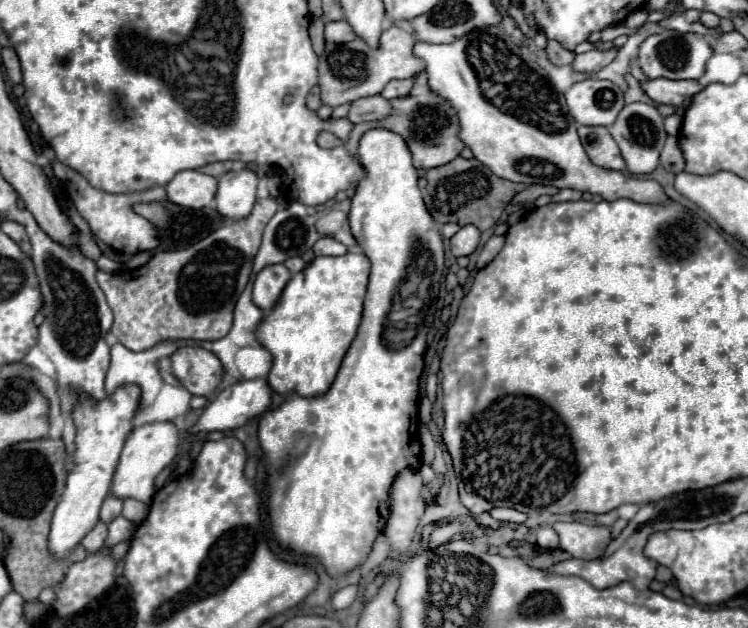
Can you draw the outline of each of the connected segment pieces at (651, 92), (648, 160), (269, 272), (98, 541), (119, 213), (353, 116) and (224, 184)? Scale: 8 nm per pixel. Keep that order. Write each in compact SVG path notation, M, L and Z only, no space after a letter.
M650 79L642 83L644 91L648 93L650 99L656 103L666 103L666 105L680 105L686 101L686 97L694 97L698 91L704 87L698 81L672 81L672 79Z
M630 103L630 105L626 105L620 111L620 117L616 117L616 121L610 125L610 133L612 133L614 141L620 147L622 157L624 157L630 173L644 175L644 173L652 173L658 167L660 151L662 151L664 141L666 141L668 135L664 131L664 119L656 111L656 107L652 107L648 103Z
M282 263L264 267L254 279L254 289L252 289L254 305L264 311L270 311L276 305L288 281L290 281L290 271Z
M98 521L96 527L94 527L86 537L84 537L82 545L86 547L88 553L94 553L94 551L98 551L98 549L104 545L106 535L108 535L108 525L104 525L102 521Z
M52 163L54 175L60 177L64 181L66 193L70 197L70 201L74 203L76 211L86 219L86 223L90 225L92 233L104 241L106 245L110 245L112 249L116 249L118 253L140 253L140 251L150 251L154 247L160 245L160 237L156 237L156 229L152 229L152 223L144 217L140 217L138 213L134 213L132 205L136 203L152 203L152 201L166 201L166 189L164 187L152 187L140 193L120 193L120 195L112 195L112 193L104 193L100 189L94 189L80 173L76 173L74 169L62 165L62 163Z
M372 95L372 97L360 97L350 105L348 119L352 123L362 123L362 121L380 121L392 111L390 103L382 95Z
M252 169L228 171L218 179L216 191L216 209L224 217L242 219L246 217L256 203L256 185L258 175Z

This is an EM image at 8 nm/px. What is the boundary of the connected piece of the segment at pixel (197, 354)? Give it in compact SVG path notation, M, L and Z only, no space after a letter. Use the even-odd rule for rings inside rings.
M186 345L170 355L172 373L192 395L208 397L222 379L222 363L202 347Z

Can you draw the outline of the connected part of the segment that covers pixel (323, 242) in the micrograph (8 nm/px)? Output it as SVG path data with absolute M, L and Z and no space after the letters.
M320 237L312 249L316 255L344 255L346 253L346 247L334 237Z

